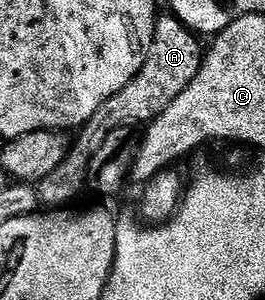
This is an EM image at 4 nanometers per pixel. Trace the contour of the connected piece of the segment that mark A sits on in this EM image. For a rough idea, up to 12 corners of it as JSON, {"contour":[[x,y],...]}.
{"contour":[[154,24],[144,68],[96,108],[64,164],[37,183],[43,207],[69,207],[114,129],[145,127],[200,72],[199,35]]}

